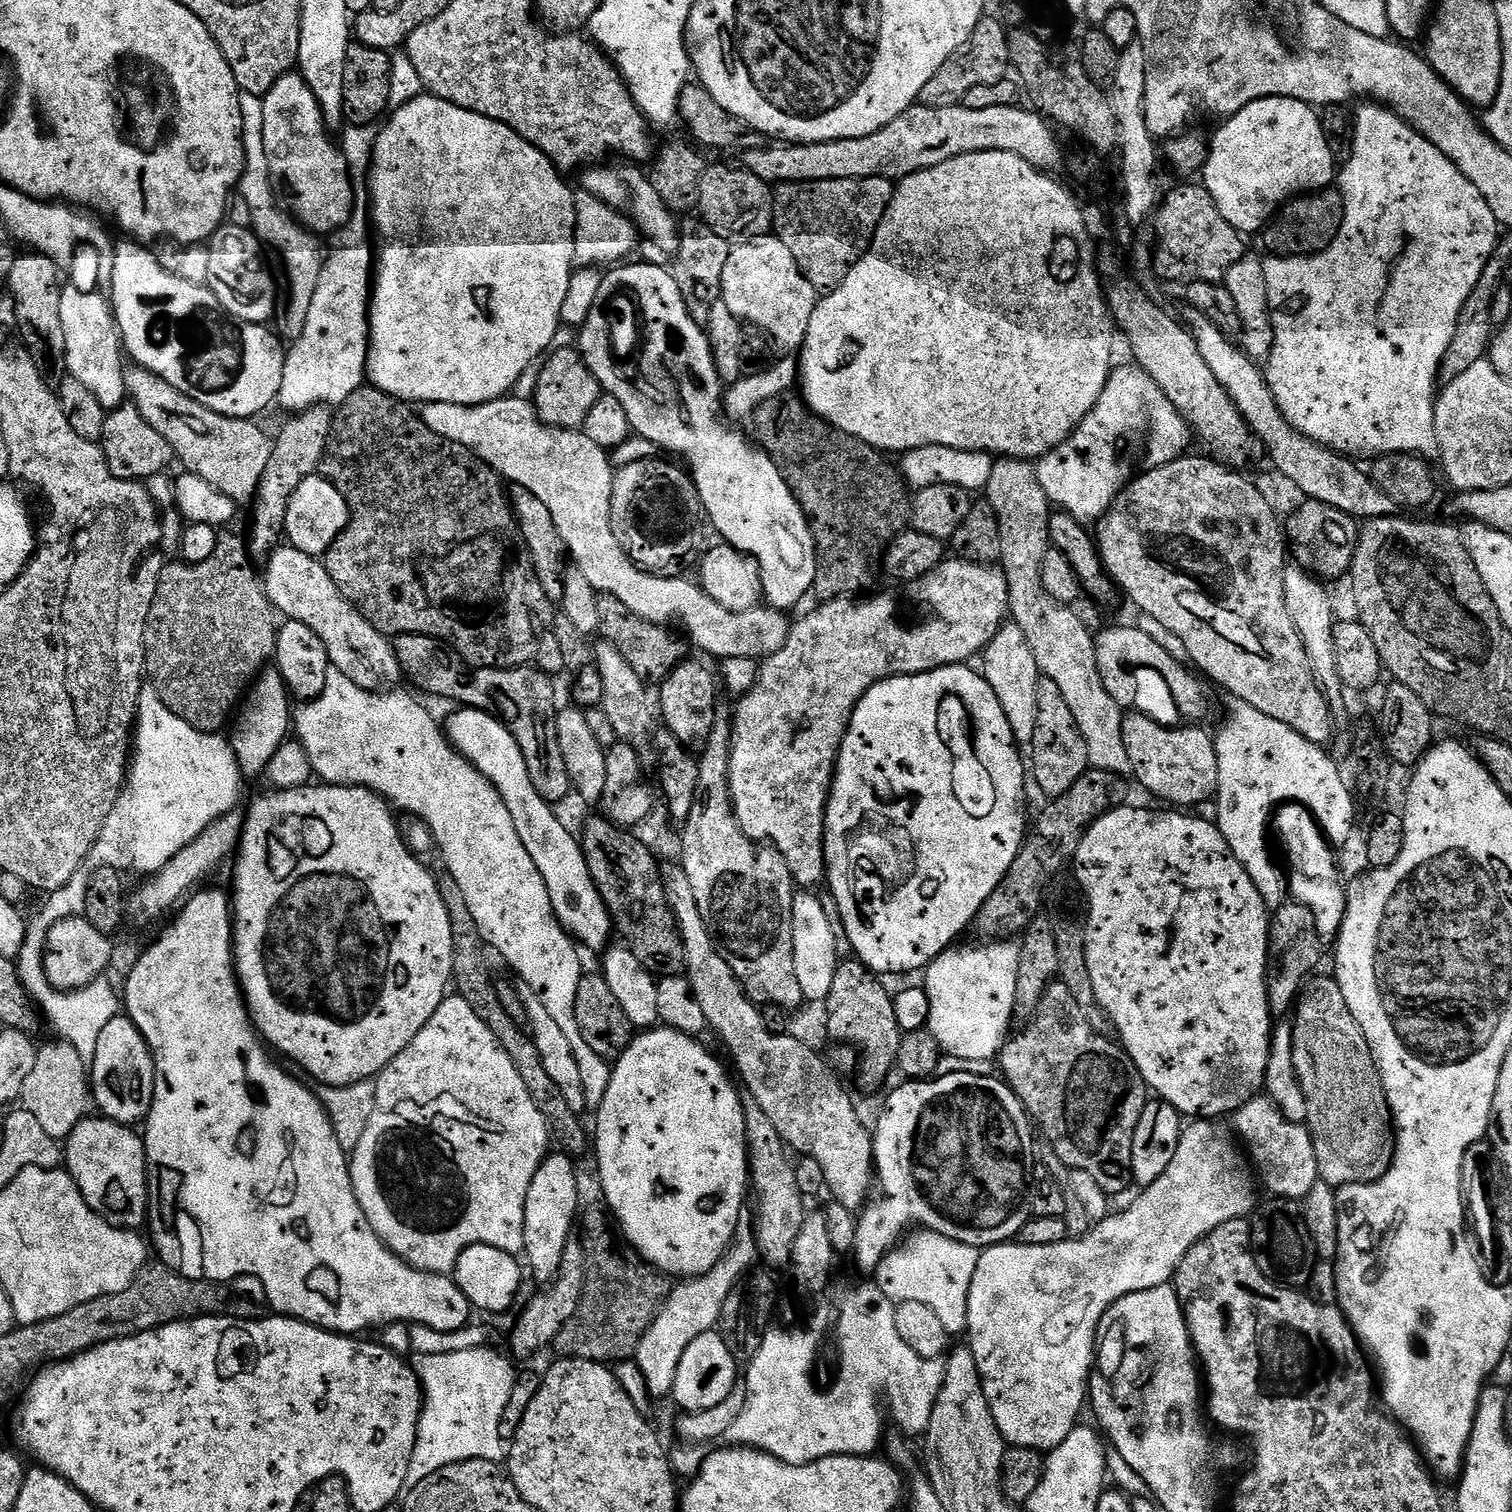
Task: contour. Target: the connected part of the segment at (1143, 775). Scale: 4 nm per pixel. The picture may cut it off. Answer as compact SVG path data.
M1133 711L1125 715L1122 722L1122 742L1126 742L1126 754L1130 754L1131 775L1148 792L1153 792L1160 800L1165 800L1168 806L1184 806L1180 804L1200 804L1203 800L1211 801L1218 786L1218 754L1216 742L1211 735L1200 729L1200 726L1168 726L1152 720L1143 712Z

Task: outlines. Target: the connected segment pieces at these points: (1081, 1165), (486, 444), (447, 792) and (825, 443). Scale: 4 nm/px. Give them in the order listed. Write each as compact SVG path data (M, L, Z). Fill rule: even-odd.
M1053 982L1046 989L1044 999L1029 1020L1032 1021L1025 1026L1024 1032L1017 1036L1015 1033L1000 1049L998 1068L1004 1071L1003 1079L1024 1103L1029 1117L1039 1127L1040 1124L1044 1127L1045 1141L1070 1171L1089 1174L1106 1193L1126 1191L1127 1182L1115 1176L1115 1172L1127 1173L1130 1169L1135 1127L1150 1099L1148 1084L1123 1047L1107 1036L1099 1036L1090 1022L1086 1022L1078 1002L1070 998L1070 990L1066 990L1064 984Z
M511 398L491 400L485 404L434 402L423 405L418 415L430 430L434 430L434 434L442 434L442 438L450 438L450 442L466 446L466 450L470 450L482 462L491 466L509 485L526 486L530 494L536 495L541 502L546 502L546 510L550 510L554 526L558 526L558 534L562 534L562 542L571 563L582 570L582 574L589 580L590 586L596 588L597 593L618 598L618 602L622 602L622 606L631 615L661 626L681 624L684 627L683 635L690 641L693 649L701 648L708 656L720 656L721 661L750 658L760 662L786 646L790 620L784 617L787 615L783 611L771 606L757 606L745 612L731 612L711 600L702 591L699 583L691 584L688 580L676 580L680 578L669 578L664 574L641 572L633 564L632 559L622 550L618 538L614 538L612 529L614 464L608 461L609 453L594 446L594 442L590 442L583 430L552 428L539 420L531 403Z
M329 667L328 677L326 678L326 690L322 690L322 694L316 700L307 701L303 706L300 706L297 712L295 709L294 724L296 720L297 736L295 736L295 739L300 747L303 748L313 773L319 779L321 776L324 779L321 781L325 785L343 786L345 788L368 788L376 795L383 796L389 805L395 806L397 809L400 807L402 811L409 812L410 815L417 816L418 819L425 820L428 823L428 828L432 831L432 836L436 839L436 844L440 847L441 854L444 855L443 867L452 875L454 882L458 882L462 895L466 898L466 906L470 906L470 915L474 917L474 922L478 922L478 934L483 938L485 945L493 953L496 951L516 971L517 977L515 979L519 983L530 986L530 990L534 990L538 1002L542 1002L542 1006L546 1006L550 1018L554 1018L554 1023L561 1028L562 1034L566 1034L566 1039L570 1042L570 1050L574 1050L574 1058L578 1062L578 1071L582 1074L582 1091L586 1094L586 1109L595 1110L599 1108L602 1098L606 1098L606 1086L610 1086L613 1065L609 1061L602 1059L598 1054L594 1054L594 1050L590 1050L590 1046L586 1046L586 1042L582 1038L582 1030L578 1030L578 1018L574 1014L574 998L578 998L578 982L582 975L582 969L580 969L581 949L577 947L572 937L565 932L564 927L560 924L560 919L552 913L552 903L550 902L550 894L546 890L546 882L542 882L542 874L538 874L538 866L534 866L530 854L526 854L526 846L522 846L522 841L518 839L518 830L514 830L514 818L510 818L510 810L506 810L506 802L502 802L496 787L482 773L472 767L472 764L465 756L457 752L448 743L445 729L441 725L440 728L436 725L435 718L414 697L407 696L406 693L400 691L367 692L364 688L354 686L354 682L350 682L350 678L346 678L346 674L342 674L337 668Z
M792 392L770 398L770 402L762 402L762 406L758 406L758 410L750 418L750 424L756 427L755 443L764 449L774 466L778 466L786 486L790 486L808 520L816 543L816 573L812 592L817 596L817 601L838 600L860 594L856 592L872 584L872 563L875 560L877 563L878 557L888 545L909 527L910 489L904 473L895 463L887 464L884 461L887 460L885 453L876 451L858 438L814 415L803 399Z

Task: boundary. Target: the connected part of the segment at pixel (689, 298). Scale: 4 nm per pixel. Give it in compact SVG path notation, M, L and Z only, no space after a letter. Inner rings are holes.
M703 219L688 220L681 223L680 242L674 253L671 274L681 291L682 302L690 313L696 325L705 327L710 313L721 297L721 280L723 267L726 266L731 252L729 241L710 230Z

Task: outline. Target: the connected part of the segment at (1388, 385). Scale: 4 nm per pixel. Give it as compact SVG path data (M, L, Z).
M1368 102L1365 104L1368 104L1365 108L1355 109L1352 157L1342 165L1342 180L1344 176L1344 185L1342 185L1342 191L1344 193L1344 224L1340 227L1340 233L1337 234L1336 241L1330 245L1323 254L1314 256L1269 255L1267 259L1264 260L1266 290L1268 291L1268 309L1272 311L1272 330L1274 332L1275 342L1275 345L1273 345L1270 354L1268 355L1266 367L1263 369L1264 380L1270 386L1274 398L1278 402L1278 410L1282 410L1286 422L1290 422L1290 426L1294 426L1294 430L1296 432L1301 432L1308 440L1312 440L1316 444L1321 444L1322 447L1329 448L1332 452L1339 452L1349 458L1361 458L1360 456L1375 458L1385 454L1419 454L1428 458L1436 452L1435 399L1438 395L1438 377L1440 375L1442 354L1446 354L1446 346L1450 346L1450 338L1454 338L1454 326L1458 326L1458 314L1462 314L1462 306L1466 302L1466 298L1470 298L1470 290L1474 290L1474 286L1478 286L1478 278L1482 278L1482 270L1486 266L1488 259L1494 254L1494 250L1498 243L1498 225L1494 218L1494 214L1490 214L1490 206L1486 206L1486 198L1482 198L1482 194L1478 194L1478 186L1474 186L1474 182L1470 182L1470 178L1466 178L1466 174L1462 174L1462 170L1458 170L1458 166L1454 166L1454 164L1450 162L1436 146L1422 134L1415 132L1415 130L1413 130L1403 118L1396 115L1392 109L1383 107L1375 102Z

